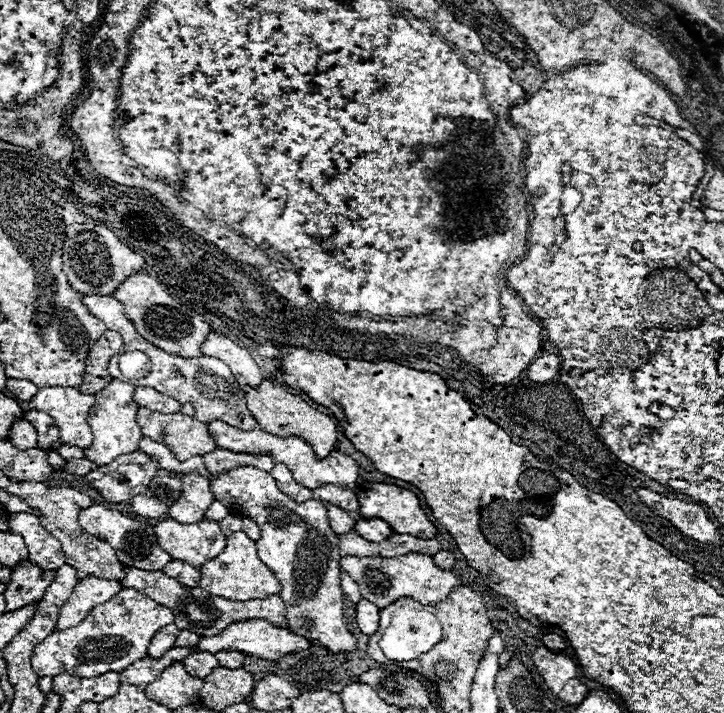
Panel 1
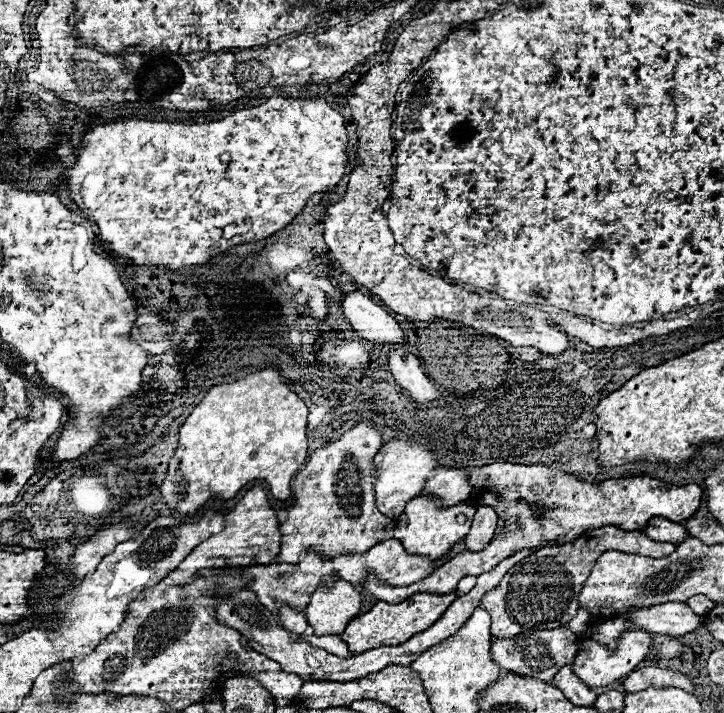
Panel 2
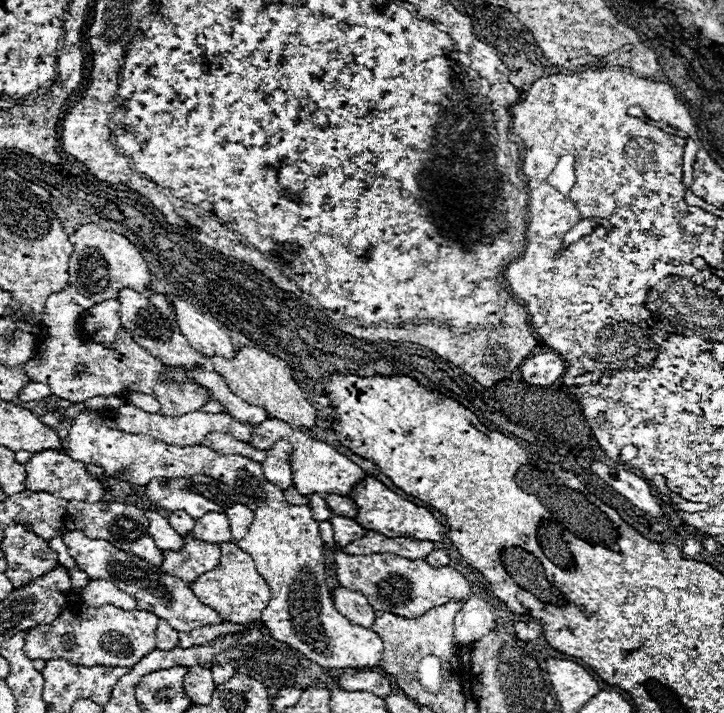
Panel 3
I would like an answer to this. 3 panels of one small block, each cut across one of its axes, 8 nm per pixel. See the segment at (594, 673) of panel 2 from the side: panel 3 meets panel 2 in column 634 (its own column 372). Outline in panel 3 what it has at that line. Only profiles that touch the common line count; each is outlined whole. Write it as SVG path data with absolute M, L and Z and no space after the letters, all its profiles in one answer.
M90 410L80 412L72 422L72 432L68 432L68 454L84 464L100 464L106 470L106 476L122 478L126 482L146 486L152 478L178 478L178 476L194 476L194 474L208 474L210 478L220 478L220 482L226 482L234 488L238 502L248 506L254 512L254 522L250 524L248 534L238 542L238 546L252 556L256 570L266 578L266 582L272 586L272 602L264 608L264 614L260 620L272 630L272 638L280 642L288 642L288 646L296 646L306 658L312 658L312 662L328 668L374 668L378 666L378 660L382 658L382 640L380 636L370 628L358 628L352 626L348 618L344 618L332 600L332 594L326 586L326 564L324 564L324 542L320 538L318 522L312 516L310 506L294 506L284 500L284 492L280 486L270 484L264 478L262 466L250 458L244 456L220 456L214 450L206 446L170 446L166 442L154 440L152 436L144 434L126 434L120 430L112 430L104 426L102 412Z

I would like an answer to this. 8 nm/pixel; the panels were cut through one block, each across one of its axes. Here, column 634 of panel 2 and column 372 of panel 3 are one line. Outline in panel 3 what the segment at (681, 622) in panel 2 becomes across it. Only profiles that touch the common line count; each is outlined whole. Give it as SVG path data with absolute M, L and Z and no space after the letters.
M338 588L332 592L332 598L336 602L336 608L340 610L340 614L344 614L352 624L362 626L362 628L370 628L376 614L372 610L372 606L366 602L366 598L354 590L348 588Z

